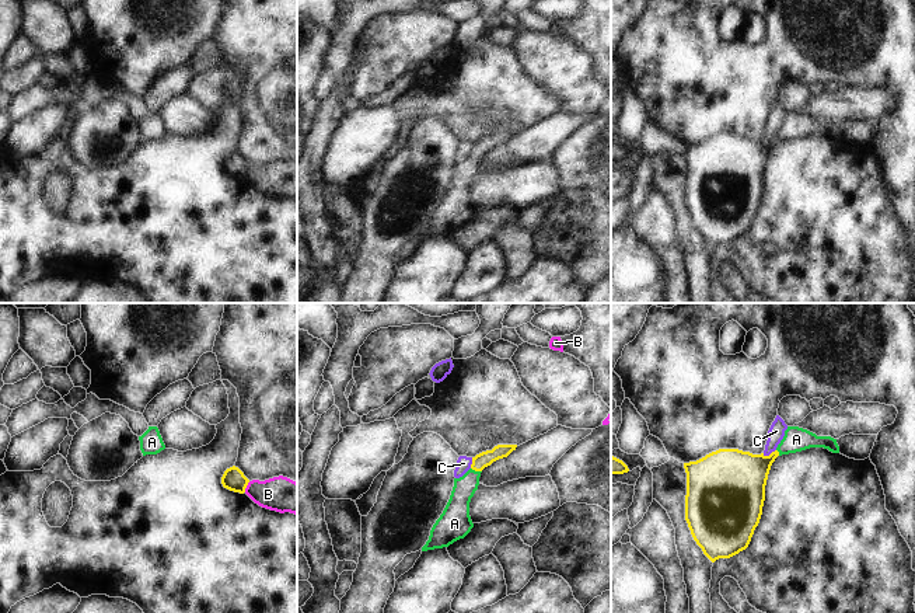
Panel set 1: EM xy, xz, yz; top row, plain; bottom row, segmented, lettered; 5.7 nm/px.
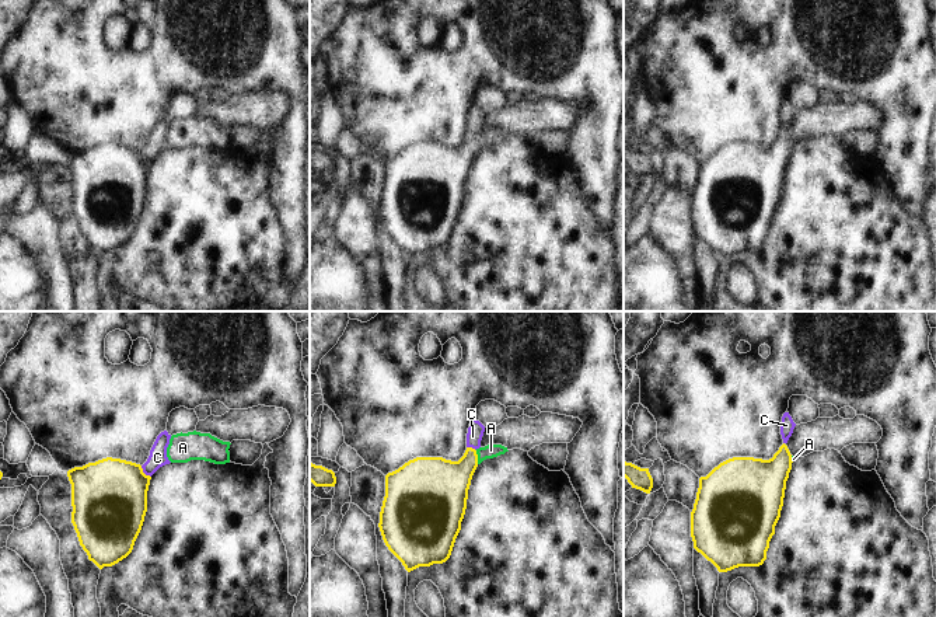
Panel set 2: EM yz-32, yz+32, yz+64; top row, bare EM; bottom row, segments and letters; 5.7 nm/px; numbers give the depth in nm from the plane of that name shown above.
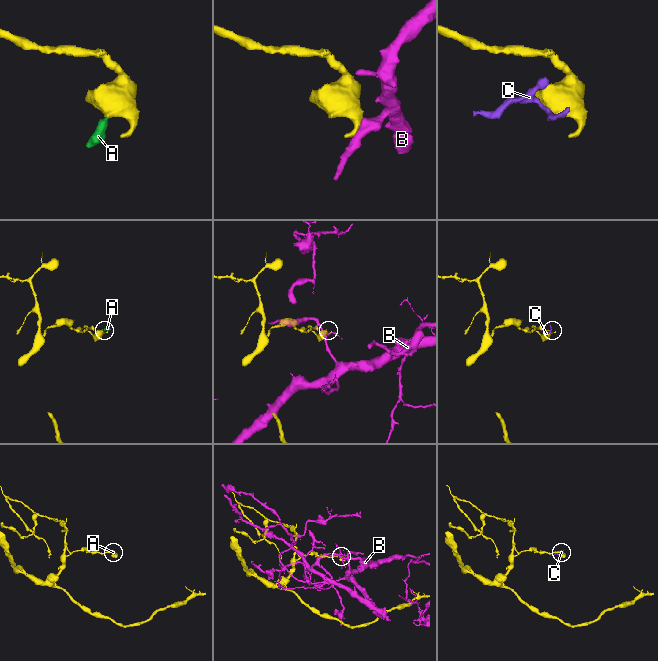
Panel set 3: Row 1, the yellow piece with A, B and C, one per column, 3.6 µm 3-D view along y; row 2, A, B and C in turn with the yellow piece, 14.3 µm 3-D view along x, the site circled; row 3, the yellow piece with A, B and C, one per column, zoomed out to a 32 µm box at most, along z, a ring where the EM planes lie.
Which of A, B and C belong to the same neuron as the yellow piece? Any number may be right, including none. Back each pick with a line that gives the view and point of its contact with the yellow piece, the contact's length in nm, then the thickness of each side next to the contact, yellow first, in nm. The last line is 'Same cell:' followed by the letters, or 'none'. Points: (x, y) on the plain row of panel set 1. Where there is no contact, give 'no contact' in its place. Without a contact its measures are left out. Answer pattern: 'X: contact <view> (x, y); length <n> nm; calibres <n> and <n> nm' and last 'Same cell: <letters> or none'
A: contact xz (477, 156); length 70 nm; calibres 90 and 140 nm
Same cell: A

